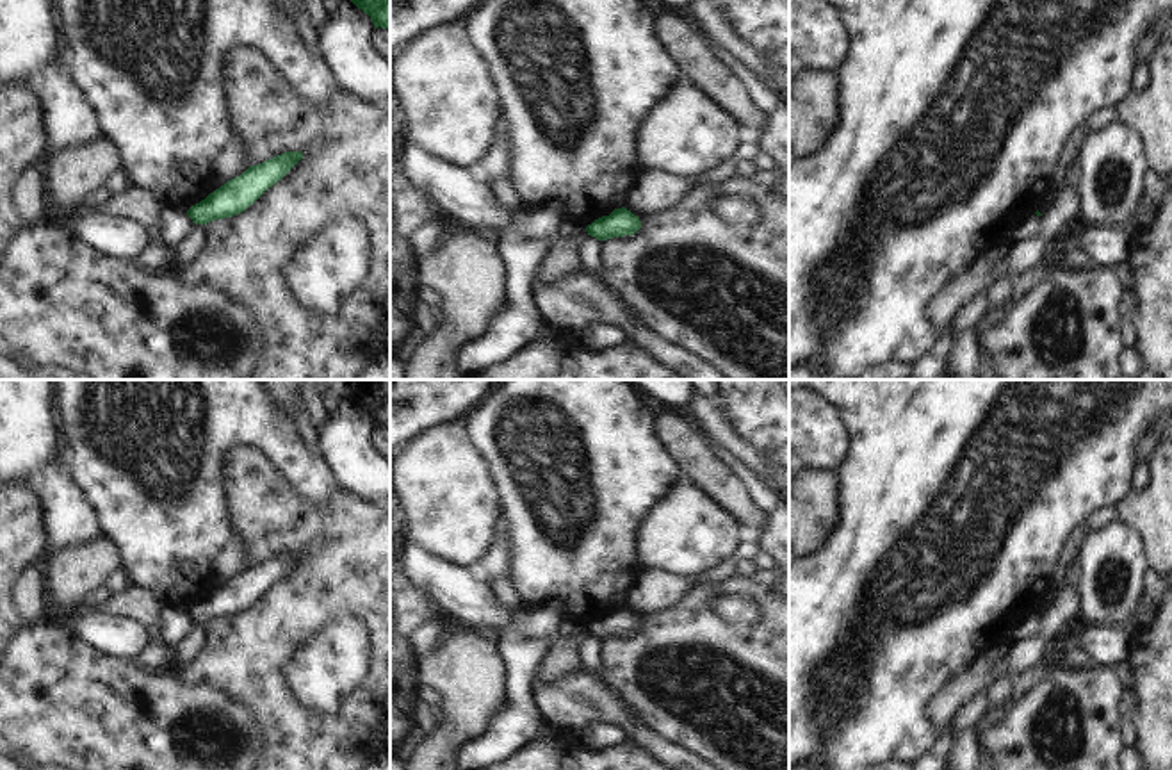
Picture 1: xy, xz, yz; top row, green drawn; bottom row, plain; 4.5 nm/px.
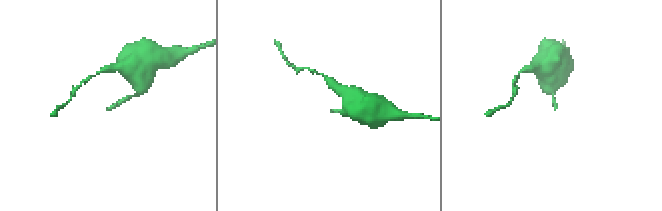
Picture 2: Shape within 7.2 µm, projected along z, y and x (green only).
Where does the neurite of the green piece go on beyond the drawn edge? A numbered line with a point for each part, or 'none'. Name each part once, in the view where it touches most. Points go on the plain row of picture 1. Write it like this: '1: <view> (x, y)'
none.

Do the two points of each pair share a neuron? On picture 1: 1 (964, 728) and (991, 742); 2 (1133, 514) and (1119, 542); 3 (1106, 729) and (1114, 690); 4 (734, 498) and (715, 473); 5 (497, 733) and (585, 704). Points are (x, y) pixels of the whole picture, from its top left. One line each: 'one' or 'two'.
1: two
2: two
3: one
4: one
5: two

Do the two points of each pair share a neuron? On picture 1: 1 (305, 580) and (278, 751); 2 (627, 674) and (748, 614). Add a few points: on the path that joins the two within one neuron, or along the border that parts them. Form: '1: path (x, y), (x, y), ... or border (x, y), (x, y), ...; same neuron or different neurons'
1: path (280, 622), (271, 631), (271, 703), (275, 708); same neuron
2: border (709, 601), (709, 608), (727, 621), (757, 619); different neurons

